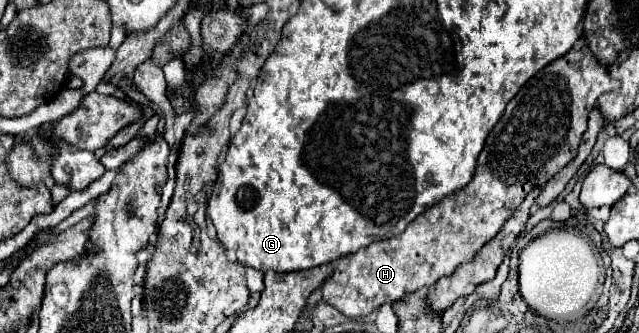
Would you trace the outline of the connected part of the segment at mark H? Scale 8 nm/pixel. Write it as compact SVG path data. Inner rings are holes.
M587 47L571 49L567 55L543 67L543 71L529 79L527 85L507 103L503 117L487 137L489 149L485 143L477 161L477 173L471 179L471 183L455 191L453 195L445 197L435 207L429 207L423 213L427 223L411 223L401 235L371 243L369 247L363 247L337 260L335 271L321 285L321 299L337 307L347 317L365 317L371 311L379 309L383 303L393 303L409 291L433 287L441 277L451 275L457 265L471 261L473 255L499 233L503 223L523 203L531 187L545 185L577 155L577 147L587 129L589 111L597 103L599 95L615 87L617 85L613 85L607 67L599 67L599 63L595 63L595 57L591 55L591 51L587 51Z

